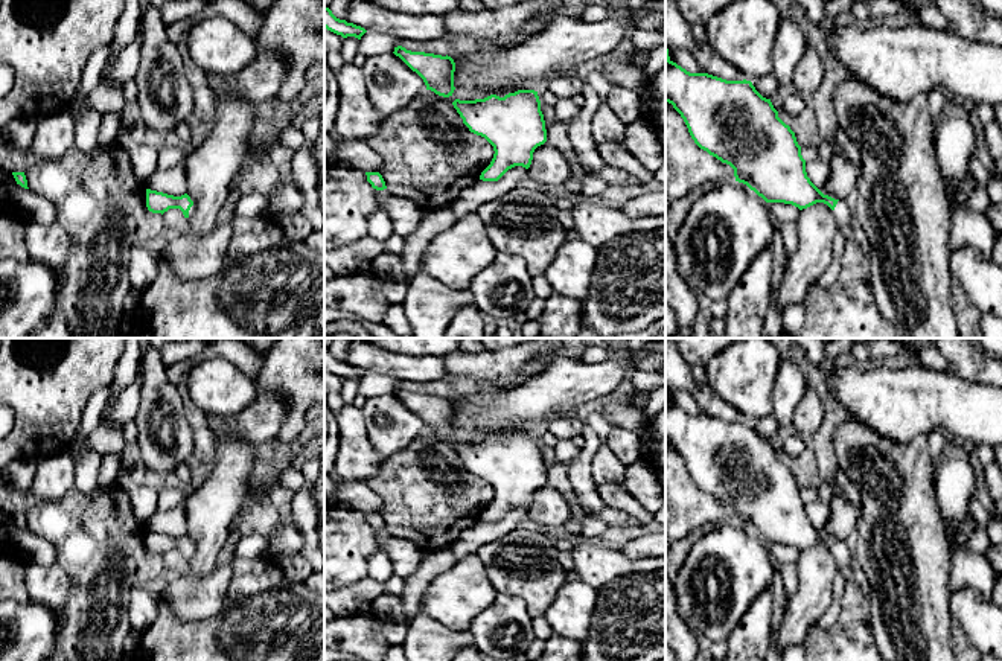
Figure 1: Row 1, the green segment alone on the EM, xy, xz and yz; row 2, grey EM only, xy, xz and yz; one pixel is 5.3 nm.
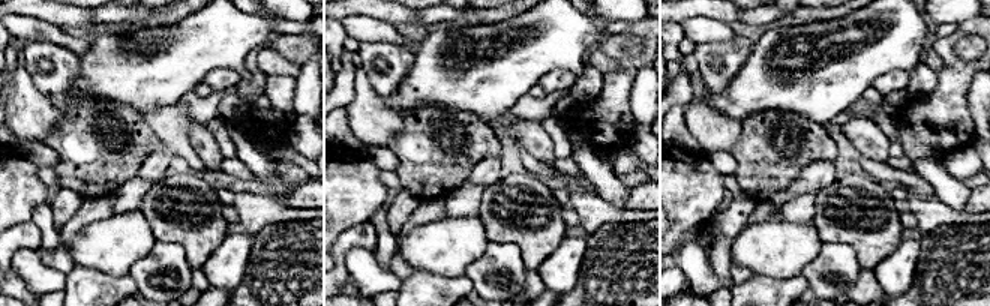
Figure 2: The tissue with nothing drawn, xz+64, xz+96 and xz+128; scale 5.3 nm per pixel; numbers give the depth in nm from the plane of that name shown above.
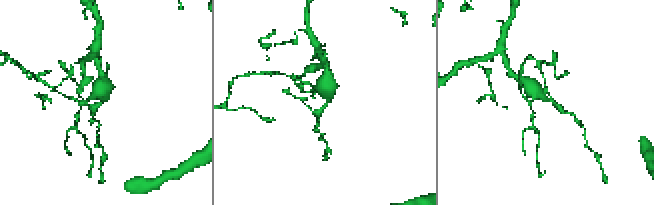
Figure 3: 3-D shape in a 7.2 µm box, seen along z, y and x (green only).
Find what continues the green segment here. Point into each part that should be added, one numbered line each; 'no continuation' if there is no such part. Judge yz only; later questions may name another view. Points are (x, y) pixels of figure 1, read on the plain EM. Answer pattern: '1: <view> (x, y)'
1: yz (844, 556)

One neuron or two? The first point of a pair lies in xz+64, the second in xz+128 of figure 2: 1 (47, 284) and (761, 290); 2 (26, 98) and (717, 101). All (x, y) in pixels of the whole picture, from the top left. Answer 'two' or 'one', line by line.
1: two
2: two

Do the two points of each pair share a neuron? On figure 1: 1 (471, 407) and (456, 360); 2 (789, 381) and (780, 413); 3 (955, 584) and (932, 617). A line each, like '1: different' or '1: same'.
1: different
2: same
3: different

